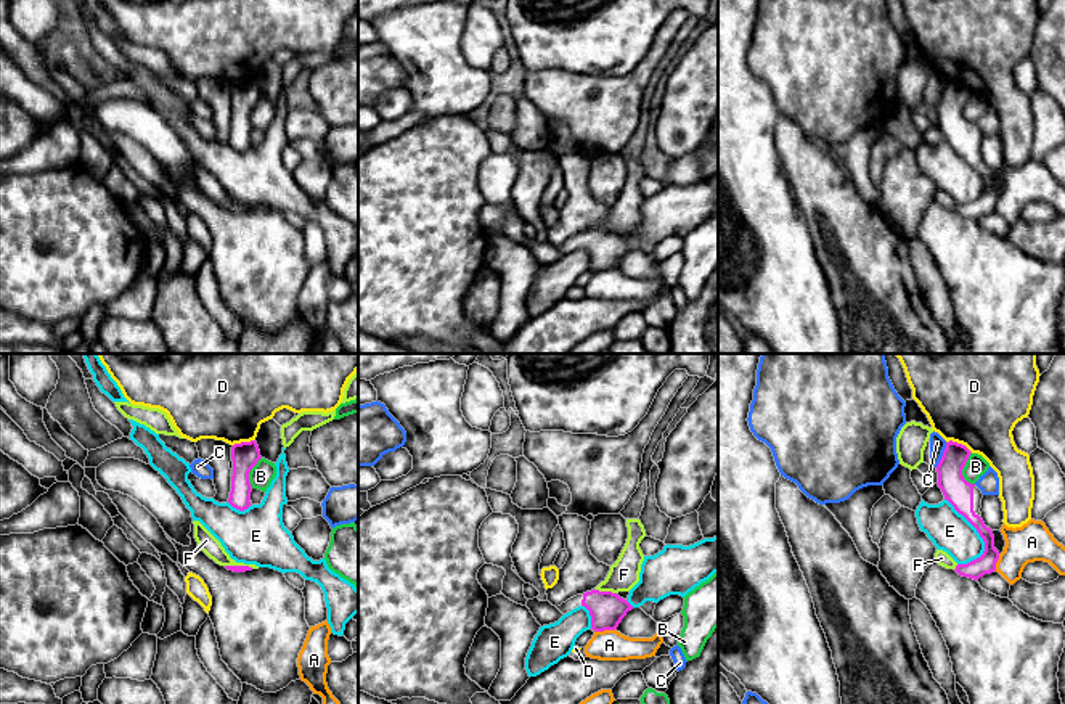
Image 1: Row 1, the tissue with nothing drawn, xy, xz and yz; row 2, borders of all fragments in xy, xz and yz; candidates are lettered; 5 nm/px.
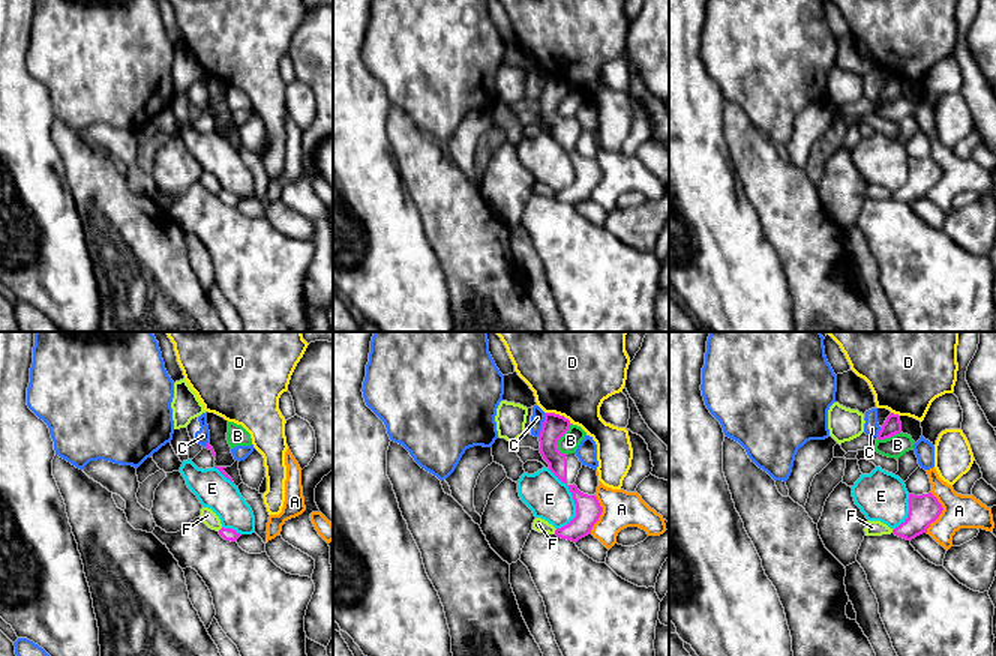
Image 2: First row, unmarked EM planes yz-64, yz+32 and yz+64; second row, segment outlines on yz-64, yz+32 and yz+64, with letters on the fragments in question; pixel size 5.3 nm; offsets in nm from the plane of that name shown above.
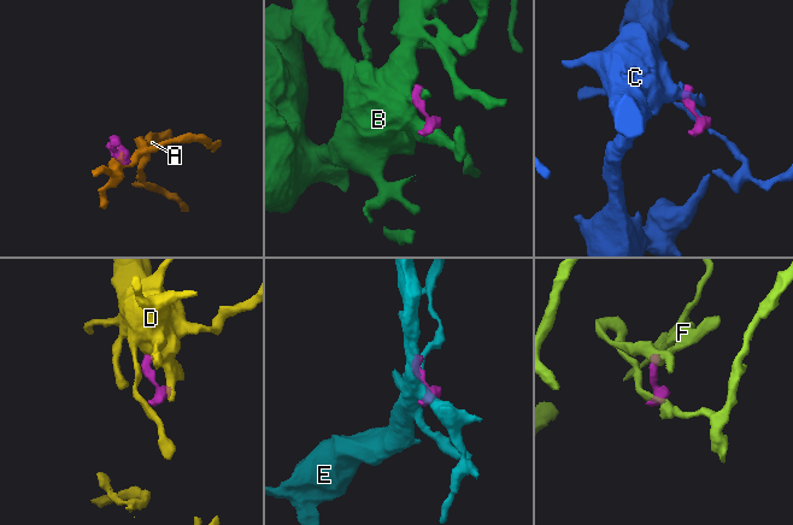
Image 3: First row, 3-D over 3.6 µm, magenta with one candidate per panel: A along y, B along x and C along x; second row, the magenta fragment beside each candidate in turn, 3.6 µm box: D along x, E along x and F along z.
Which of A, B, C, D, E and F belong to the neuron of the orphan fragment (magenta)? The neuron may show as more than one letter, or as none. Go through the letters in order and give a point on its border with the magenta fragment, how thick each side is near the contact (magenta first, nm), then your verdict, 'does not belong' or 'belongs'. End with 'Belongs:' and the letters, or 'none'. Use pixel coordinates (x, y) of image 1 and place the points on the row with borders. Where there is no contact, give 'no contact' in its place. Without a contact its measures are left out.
A: xz (604, 629) | 170/160 nm | does not belong
B: yz (962, 468) | 140/110 nm | does not belong
C: yz (943, 455) | 140/80 nm | does not belong
D: yz (959, 444) | 140/500 nm | does not belong
E: yz (979, 532) | 140/200 nm | does not belong
F: xz (606, 592) | 170/150 nm | does not belong
Belongs: none

